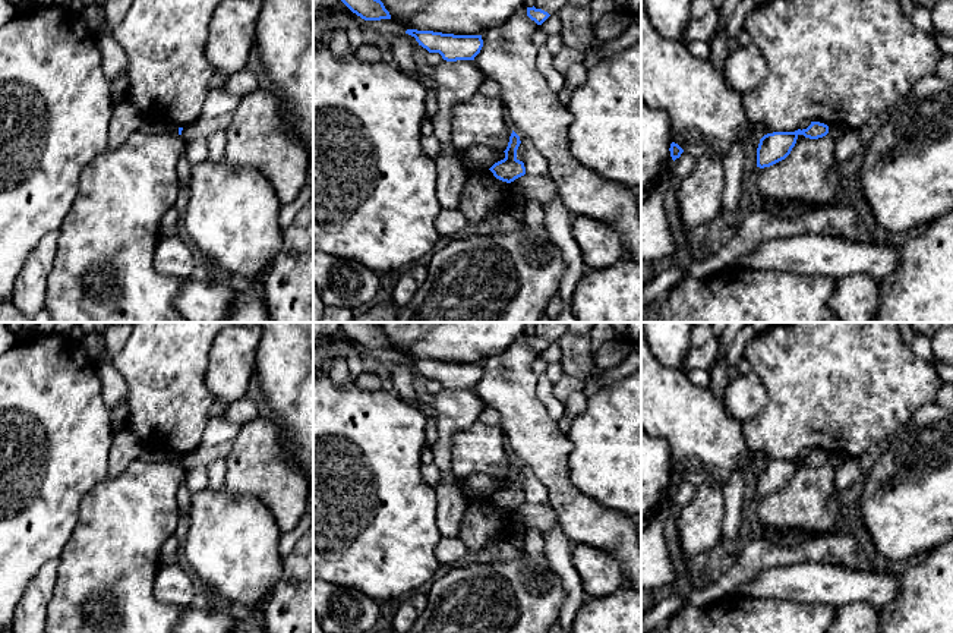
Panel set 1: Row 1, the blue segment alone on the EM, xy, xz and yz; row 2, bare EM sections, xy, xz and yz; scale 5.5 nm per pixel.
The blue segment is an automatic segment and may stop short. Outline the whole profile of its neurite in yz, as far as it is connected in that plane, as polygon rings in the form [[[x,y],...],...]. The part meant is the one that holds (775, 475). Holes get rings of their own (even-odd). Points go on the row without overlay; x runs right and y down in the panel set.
[[[811,450],[807,457],[795,460],[773,460],[760,467],[757,476],[757,495],[770,495],[785,488],[796,472],[799,463],[810,467],[818,467],[829,462],[829,454],[820,450]]]

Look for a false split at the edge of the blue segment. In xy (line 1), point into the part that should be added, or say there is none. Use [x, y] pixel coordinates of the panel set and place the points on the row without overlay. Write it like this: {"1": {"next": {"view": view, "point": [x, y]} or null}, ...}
{"1": {"next": null}}

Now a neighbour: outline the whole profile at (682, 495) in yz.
[[[682,481],[679,486],[676,486],[672,492],[672,500],[675,504],[685,507],[688,506],[694,495],[695,495],[695,486],[688,482],[688,481]]]

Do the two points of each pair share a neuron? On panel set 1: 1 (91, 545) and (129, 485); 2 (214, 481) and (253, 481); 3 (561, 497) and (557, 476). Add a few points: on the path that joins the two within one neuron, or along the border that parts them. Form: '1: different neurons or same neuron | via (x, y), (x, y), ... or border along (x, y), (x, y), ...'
1: same neuron | via (106, 531), (129, 507), (129, 500)
2: different neurons | border along (223, 459), (226, 465), (224, 487)
3: same neuron | via (561, 493), (557, 481)

